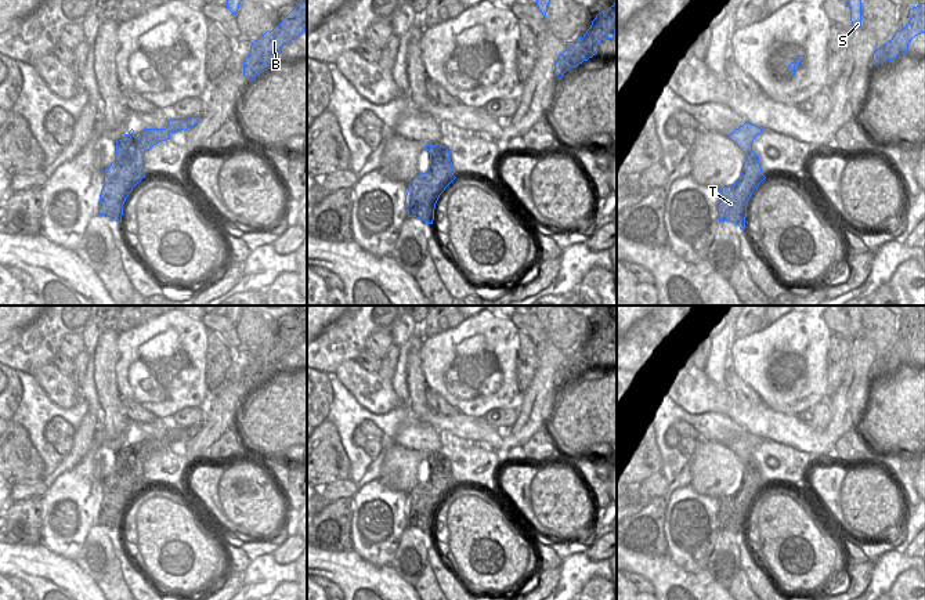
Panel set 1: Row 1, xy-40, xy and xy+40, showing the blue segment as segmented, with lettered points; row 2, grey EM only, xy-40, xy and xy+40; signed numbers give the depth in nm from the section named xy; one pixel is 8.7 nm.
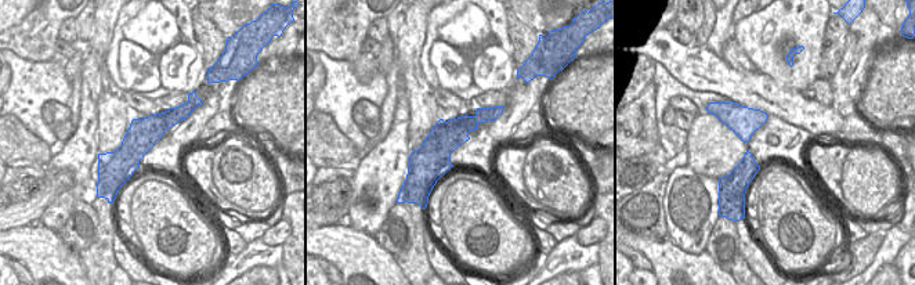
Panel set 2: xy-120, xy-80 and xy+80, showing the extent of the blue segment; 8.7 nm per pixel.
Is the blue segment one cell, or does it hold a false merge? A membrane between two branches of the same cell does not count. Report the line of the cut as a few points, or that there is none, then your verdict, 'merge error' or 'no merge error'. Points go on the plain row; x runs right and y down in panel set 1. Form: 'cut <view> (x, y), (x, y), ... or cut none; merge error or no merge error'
cut xy+40 (751, 459), (744, 462); merge error

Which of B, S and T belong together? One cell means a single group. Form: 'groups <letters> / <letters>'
groups B T / S

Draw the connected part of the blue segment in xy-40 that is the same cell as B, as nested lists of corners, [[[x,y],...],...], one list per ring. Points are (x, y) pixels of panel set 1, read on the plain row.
[[[300,306],[300,312],[275,336],[267,340],[250,355],[250,362],[243,371],[243,386],[252,391],[267,376],[279,369],[283,355],[307,339],[307,306]]]

